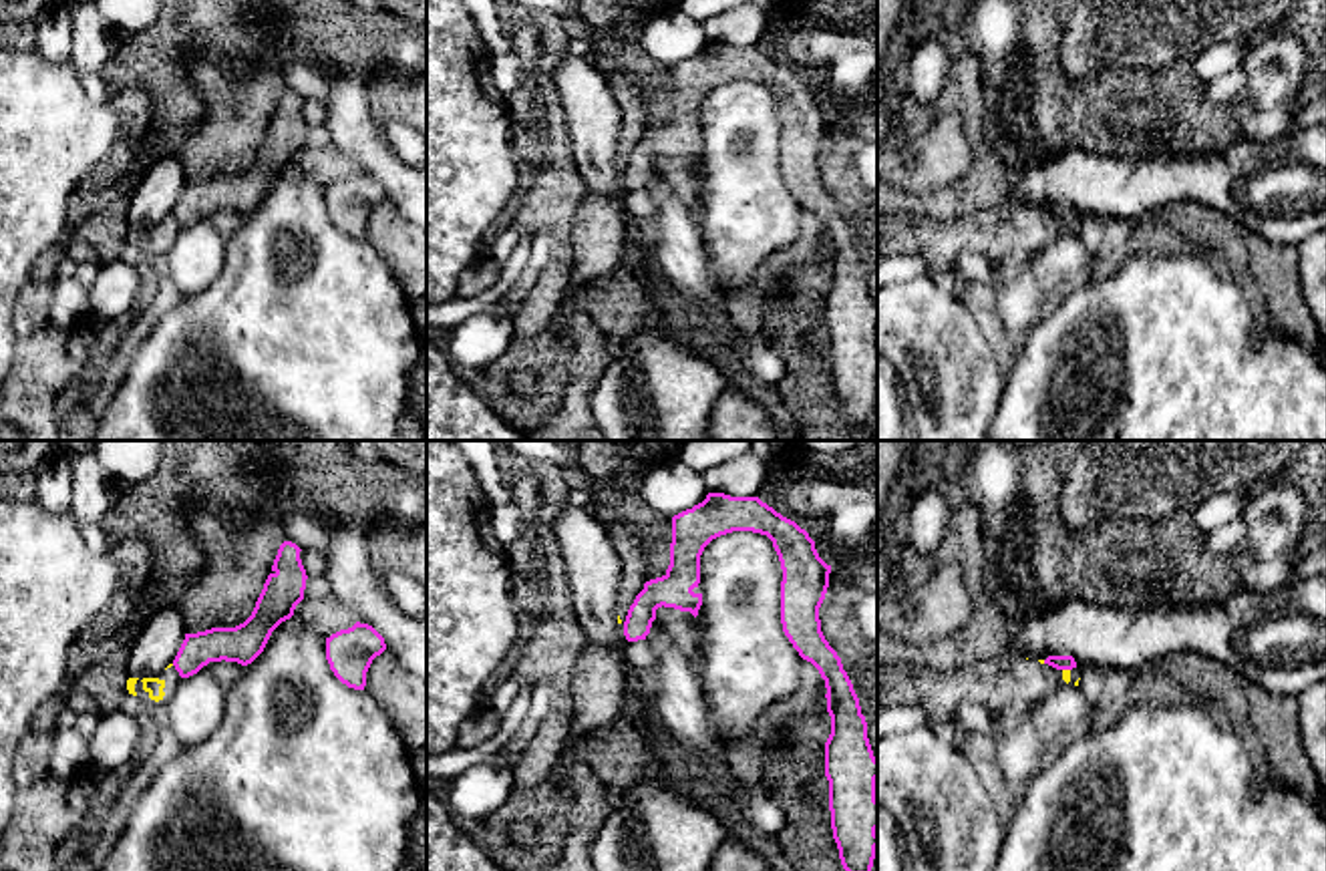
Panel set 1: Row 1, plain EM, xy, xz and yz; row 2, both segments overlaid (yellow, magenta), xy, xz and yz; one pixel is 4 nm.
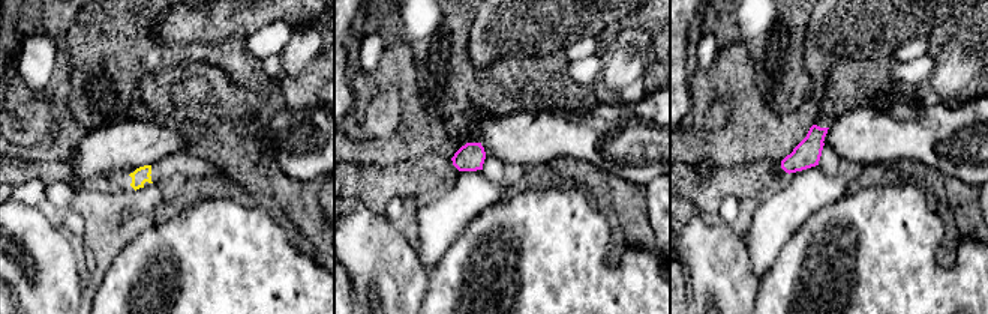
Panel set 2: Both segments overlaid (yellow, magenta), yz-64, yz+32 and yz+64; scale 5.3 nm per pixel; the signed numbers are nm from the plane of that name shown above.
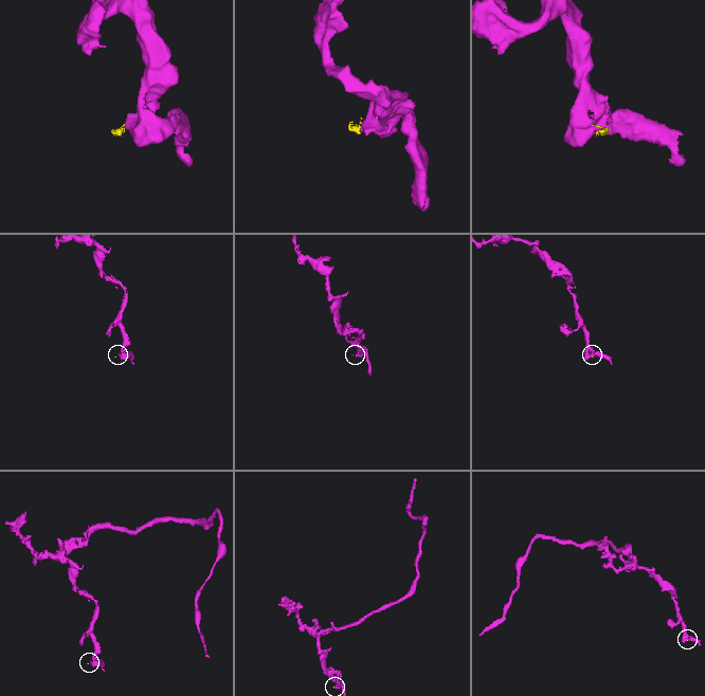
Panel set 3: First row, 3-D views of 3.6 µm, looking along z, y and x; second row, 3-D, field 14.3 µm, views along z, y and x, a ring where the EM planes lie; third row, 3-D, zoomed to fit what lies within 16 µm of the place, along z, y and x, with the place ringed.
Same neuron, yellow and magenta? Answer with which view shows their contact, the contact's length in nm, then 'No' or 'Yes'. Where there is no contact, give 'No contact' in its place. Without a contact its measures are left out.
Touches yellow in yz. Shared border 30 nm. No

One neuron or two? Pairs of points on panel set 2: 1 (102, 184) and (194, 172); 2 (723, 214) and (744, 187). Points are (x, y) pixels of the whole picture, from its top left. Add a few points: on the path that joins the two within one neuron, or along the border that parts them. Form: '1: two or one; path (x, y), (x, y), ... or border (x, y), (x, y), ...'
1: one; path (125, 181), (156, 170), (171, 169)
2: two; border (739, 200), (727, 196), (715, 215)

